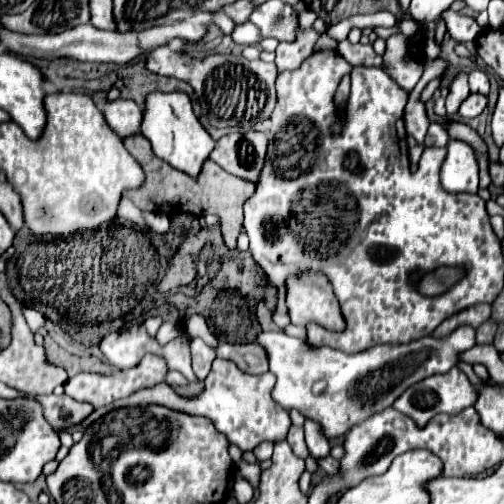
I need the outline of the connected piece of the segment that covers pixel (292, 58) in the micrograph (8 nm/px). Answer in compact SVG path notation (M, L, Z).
M296 29L296 39L292 43L282 41L276 47L276 67L278 71L298 69L300 63L314 53L314 45L320 39L320 33L314 29Z

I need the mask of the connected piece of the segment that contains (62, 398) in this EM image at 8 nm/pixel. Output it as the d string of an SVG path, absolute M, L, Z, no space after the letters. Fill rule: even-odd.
M38 395L38 401L44 405L44 415L54 425L56 433L64 433L68 427L80 425L94 411L92 405L74 401L68 395Z

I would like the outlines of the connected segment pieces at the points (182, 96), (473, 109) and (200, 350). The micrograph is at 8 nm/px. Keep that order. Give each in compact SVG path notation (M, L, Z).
M182 91L150 93L146 97L142 135L152 143L152 149L160 159L164 159L172 167L184 171L190 177L198 177L202 173L202 167L210 157L208 153L214 149L212 137L200 125L198 117L192 111L188 95Z
M472 93L462 105L460 105L460 115L462 117L468 117L468 119L472 119L472 117L478 117L484 109L486 109L486 105L488 105L488 97L484 97L484 95L478 95L478 93Z
M192 339L190 341L190 349L192 349L192 367L194 373L200 381L206 379L206 375L210 373L210 365L216 359L216 351L212 347L208 347L202 339Z

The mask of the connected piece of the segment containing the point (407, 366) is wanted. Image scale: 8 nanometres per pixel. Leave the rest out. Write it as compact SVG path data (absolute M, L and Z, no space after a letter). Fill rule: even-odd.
M458 327L446 339L422 337L408 345L376 345L348 355L332 347L314 347L304 339L294 339L282 331L260 333L258 343L266 349L270 371L276 375L272 397L286 411L296 409L306 419L316 421L326 439L344 437L352 425L392 407L392 403L414 383L450 371L458 355L474 345L474 327ZM322 381L322 383L320 383Z

